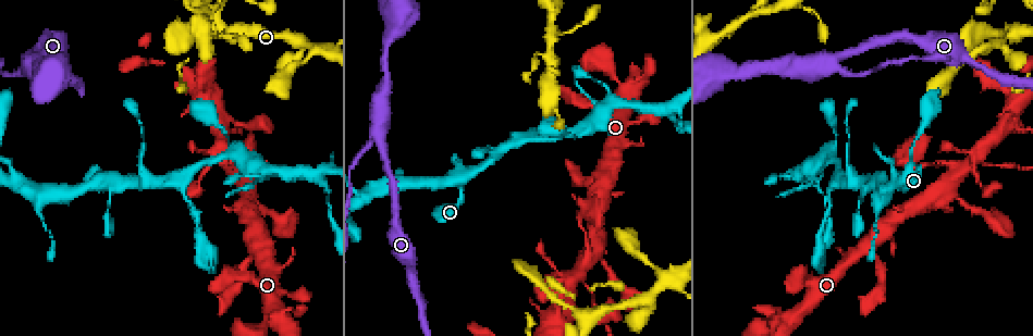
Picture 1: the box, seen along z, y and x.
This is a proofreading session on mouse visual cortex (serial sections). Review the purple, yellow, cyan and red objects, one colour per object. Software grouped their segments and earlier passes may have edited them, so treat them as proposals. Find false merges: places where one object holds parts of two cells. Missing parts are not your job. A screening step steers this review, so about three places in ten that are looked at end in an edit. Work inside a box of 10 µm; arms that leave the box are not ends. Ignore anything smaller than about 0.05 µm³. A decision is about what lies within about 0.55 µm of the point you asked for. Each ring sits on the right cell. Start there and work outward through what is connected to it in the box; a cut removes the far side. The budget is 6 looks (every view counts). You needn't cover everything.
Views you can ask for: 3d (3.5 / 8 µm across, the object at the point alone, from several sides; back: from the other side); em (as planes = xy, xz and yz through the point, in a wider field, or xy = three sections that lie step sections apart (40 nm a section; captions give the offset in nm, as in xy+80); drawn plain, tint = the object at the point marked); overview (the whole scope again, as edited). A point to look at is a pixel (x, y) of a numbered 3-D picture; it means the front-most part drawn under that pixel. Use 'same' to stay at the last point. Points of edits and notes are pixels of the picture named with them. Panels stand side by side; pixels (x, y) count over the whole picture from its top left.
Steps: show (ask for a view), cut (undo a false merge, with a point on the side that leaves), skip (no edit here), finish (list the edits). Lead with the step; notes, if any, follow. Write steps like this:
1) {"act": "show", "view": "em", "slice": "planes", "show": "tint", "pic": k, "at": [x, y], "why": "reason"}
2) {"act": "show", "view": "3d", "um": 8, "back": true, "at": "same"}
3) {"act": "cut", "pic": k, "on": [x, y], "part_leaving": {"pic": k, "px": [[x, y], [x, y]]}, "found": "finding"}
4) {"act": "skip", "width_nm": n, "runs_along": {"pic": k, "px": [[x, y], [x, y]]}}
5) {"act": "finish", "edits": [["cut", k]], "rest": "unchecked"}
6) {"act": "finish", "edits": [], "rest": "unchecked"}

{"act": "show", "view": "3d", "um": 3.5, "pic": 1, "at": [113, 182], "why": "side arm on a straight run"}

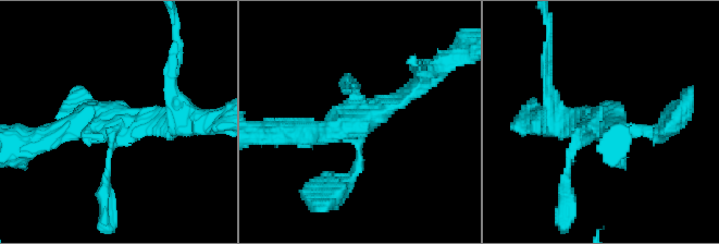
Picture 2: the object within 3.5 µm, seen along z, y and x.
{"act": "show", "view": "em", "slice": "xy", "step": 2, "show": "tint", "pic": 2, "at": [357, 126], "why": "shape alone is not enough"}

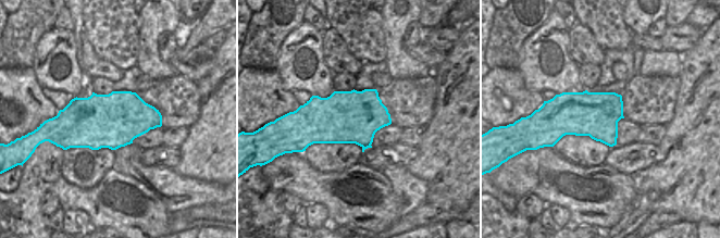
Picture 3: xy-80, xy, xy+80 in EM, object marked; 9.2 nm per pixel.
{"act": "show", "view": "em", "slice": "xy", "step": 1, "show": "tint", "at": "same", "why": "another direction"}

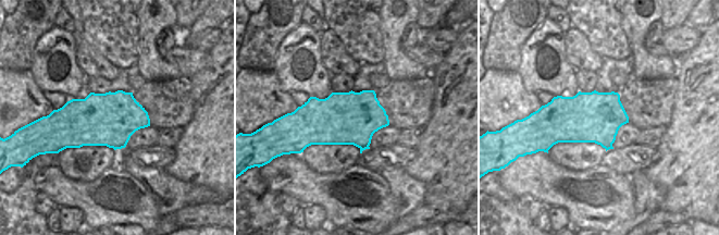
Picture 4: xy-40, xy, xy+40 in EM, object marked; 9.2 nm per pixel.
{"act": "skip", "runs_along": {"pic": 2, "px": [[339, 188], [359, 169], [356, 124], [416, 88]]}, "found": "all the same cell"}

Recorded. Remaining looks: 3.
{"act": "show", "view": "3d", "um": 3.5, "pic": 1, "at": [834, 154], "why": "small branch off a trunk"}

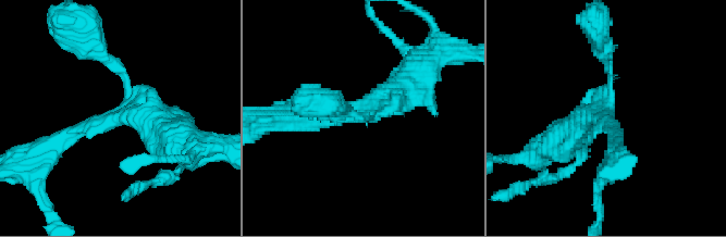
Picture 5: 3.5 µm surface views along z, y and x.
{"act": "skip", "runs_along": {"pic": 5, "px": [[299, 122], [359, 113], [420, 69]]}, "found": "one cell here"}

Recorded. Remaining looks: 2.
{"act": "show", "view": "3d", "um": 3.5, "pic": 1, "at": [386, 187], "why": "sharp bend"}

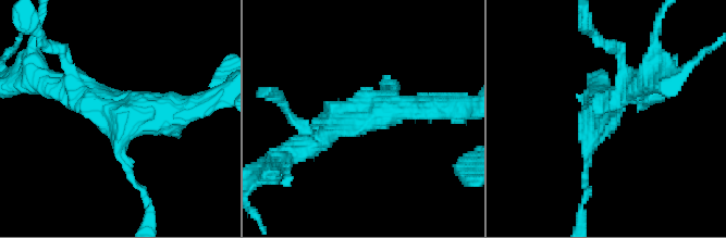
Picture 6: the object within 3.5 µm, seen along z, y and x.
{"act": "show", "view": "em", "slice": "xy", "step": 1, "show": "tint", "pic": 6, "at": [366, 111], "why": "shape alone is not enough"}

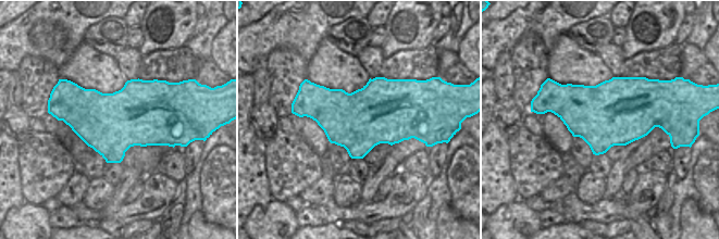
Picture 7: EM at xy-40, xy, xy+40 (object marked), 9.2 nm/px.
{"act": "skip", "runs_along": {"pic": 6, "px": [[439, 108], [353, 110], [309, 143]]}, "found": "one cell here"}

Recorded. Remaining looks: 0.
{"act": "finish", "edits": [], "rest": "unchecked"}

